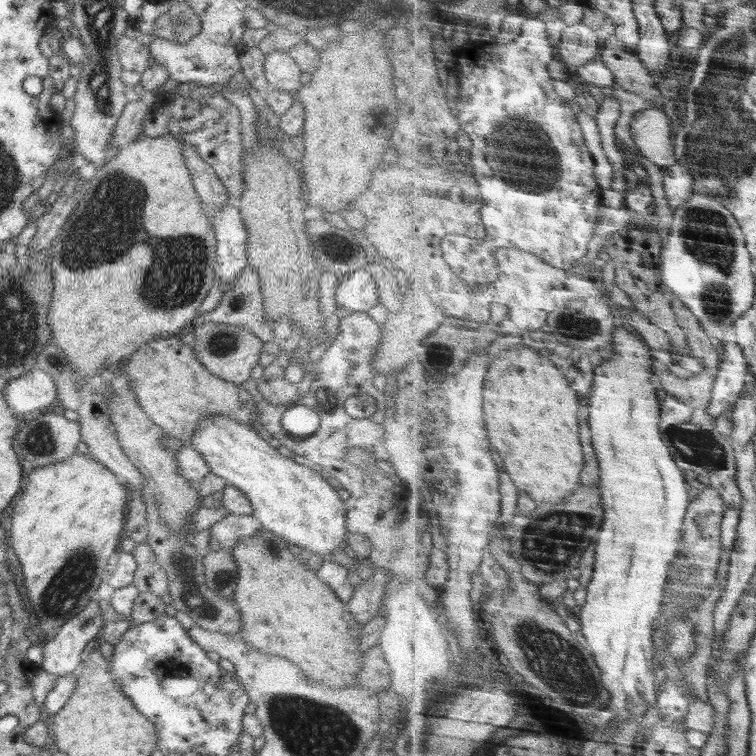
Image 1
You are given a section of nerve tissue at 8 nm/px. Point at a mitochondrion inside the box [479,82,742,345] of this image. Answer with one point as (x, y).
(522, 152)

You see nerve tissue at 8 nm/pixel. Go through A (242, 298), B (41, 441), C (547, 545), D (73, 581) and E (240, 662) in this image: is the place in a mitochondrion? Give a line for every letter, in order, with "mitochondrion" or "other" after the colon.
A: mitochondrion
B: mitochondrion
C: mitochondrion
D: mitochondrion
E: other

